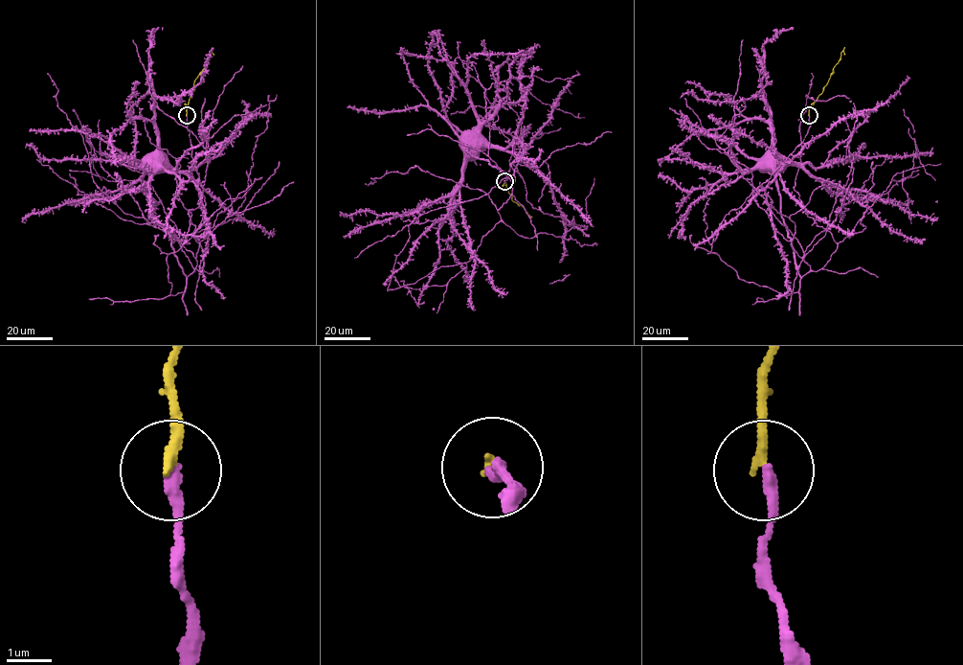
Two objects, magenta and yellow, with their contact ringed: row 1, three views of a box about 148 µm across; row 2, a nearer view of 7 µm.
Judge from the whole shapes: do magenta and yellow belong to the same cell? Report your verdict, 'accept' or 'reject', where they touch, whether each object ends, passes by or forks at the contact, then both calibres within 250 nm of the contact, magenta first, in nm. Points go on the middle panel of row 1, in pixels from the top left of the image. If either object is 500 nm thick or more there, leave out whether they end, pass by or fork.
reject; place (504, 181); magenta ends; yellow ends; calibres 300 and 240 nm

